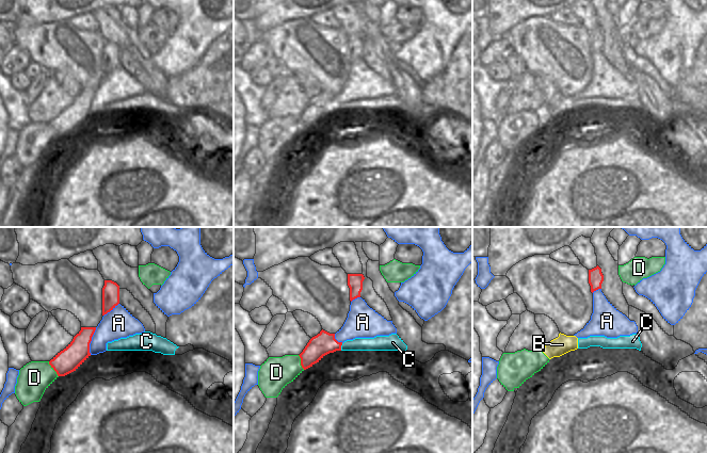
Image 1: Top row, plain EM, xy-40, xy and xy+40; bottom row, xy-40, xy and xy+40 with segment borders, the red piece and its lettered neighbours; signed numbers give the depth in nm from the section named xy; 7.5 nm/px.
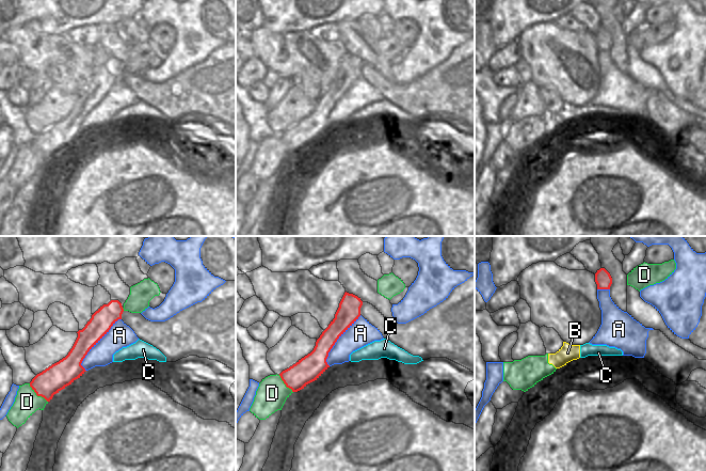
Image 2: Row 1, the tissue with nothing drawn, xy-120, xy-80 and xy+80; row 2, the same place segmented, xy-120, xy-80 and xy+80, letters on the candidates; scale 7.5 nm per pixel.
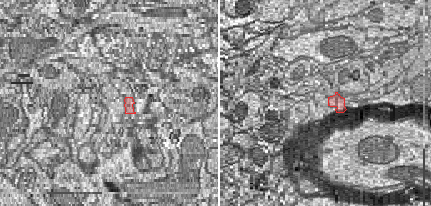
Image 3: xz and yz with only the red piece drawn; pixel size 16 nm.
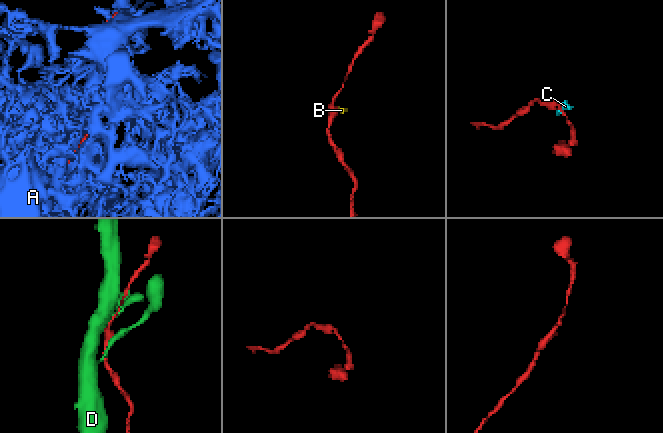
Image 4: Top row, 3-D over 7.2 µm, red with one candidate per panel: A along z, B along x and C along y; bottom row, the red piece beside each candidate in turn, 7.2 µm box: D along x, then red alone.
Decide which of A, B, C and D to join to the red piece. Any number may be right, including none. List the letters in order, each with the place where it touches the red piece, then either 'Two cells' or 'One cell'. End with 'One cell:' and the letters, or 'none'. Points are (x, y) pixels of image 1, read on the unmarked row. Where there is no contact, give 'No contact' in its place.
A: Touches red at xy-40 (91, 101). Two cells
B: No contact. Two cells
C: Touches red at xy (340, 108). Two cells
D: Touches red at xy-40 (53, 130). Two cells
One cell: none

